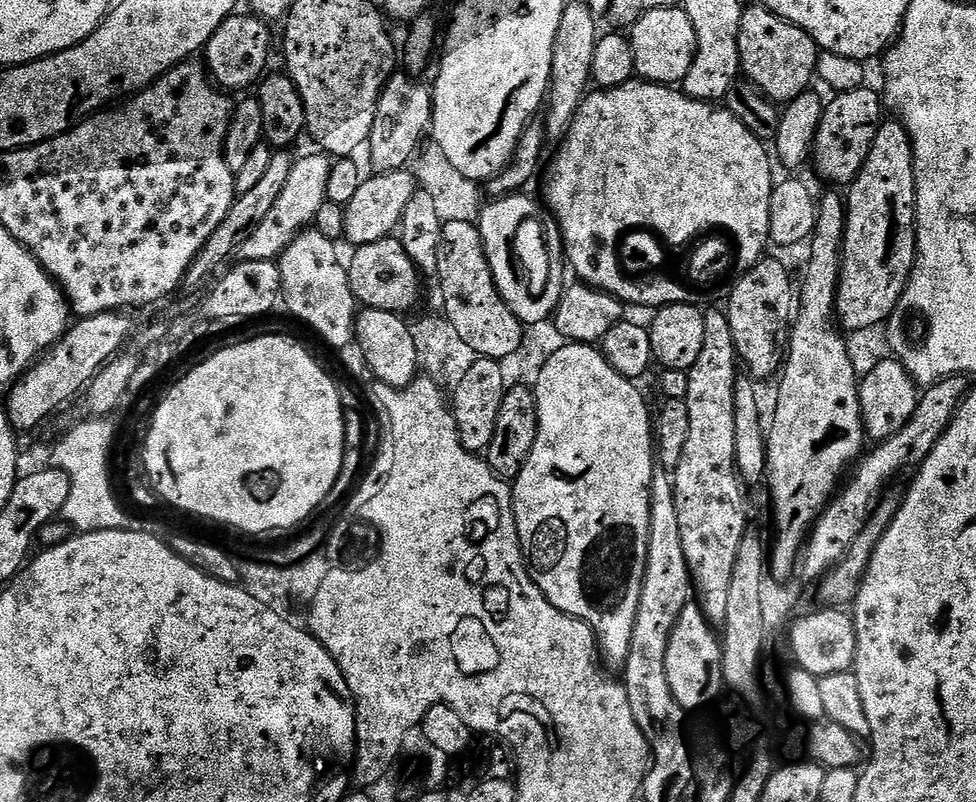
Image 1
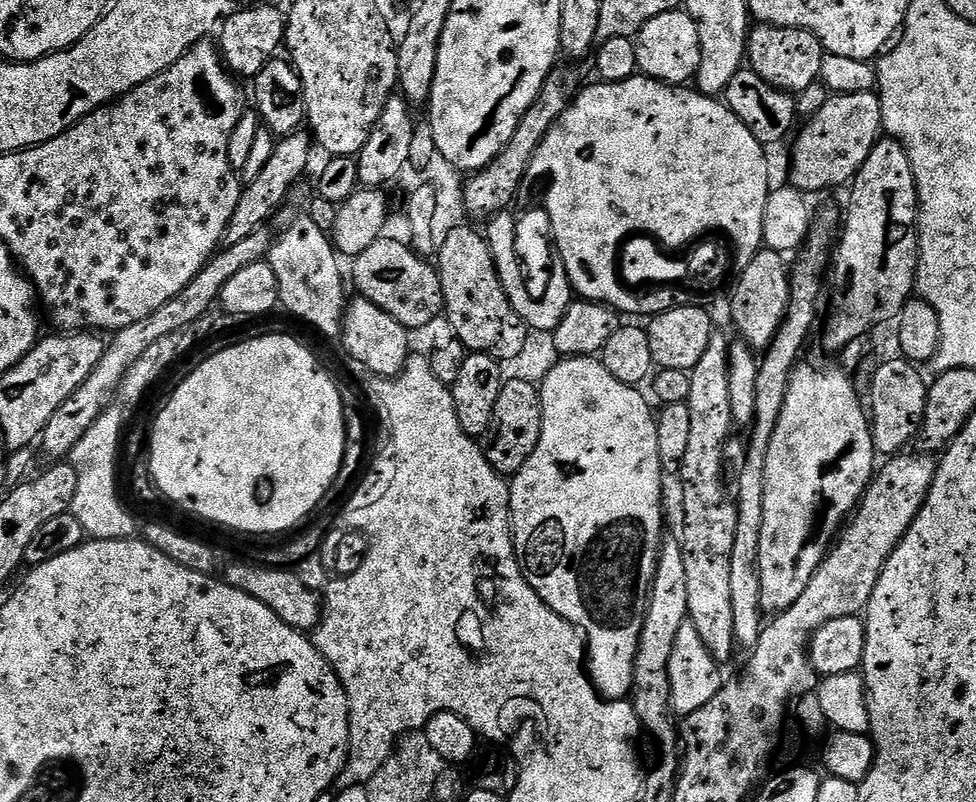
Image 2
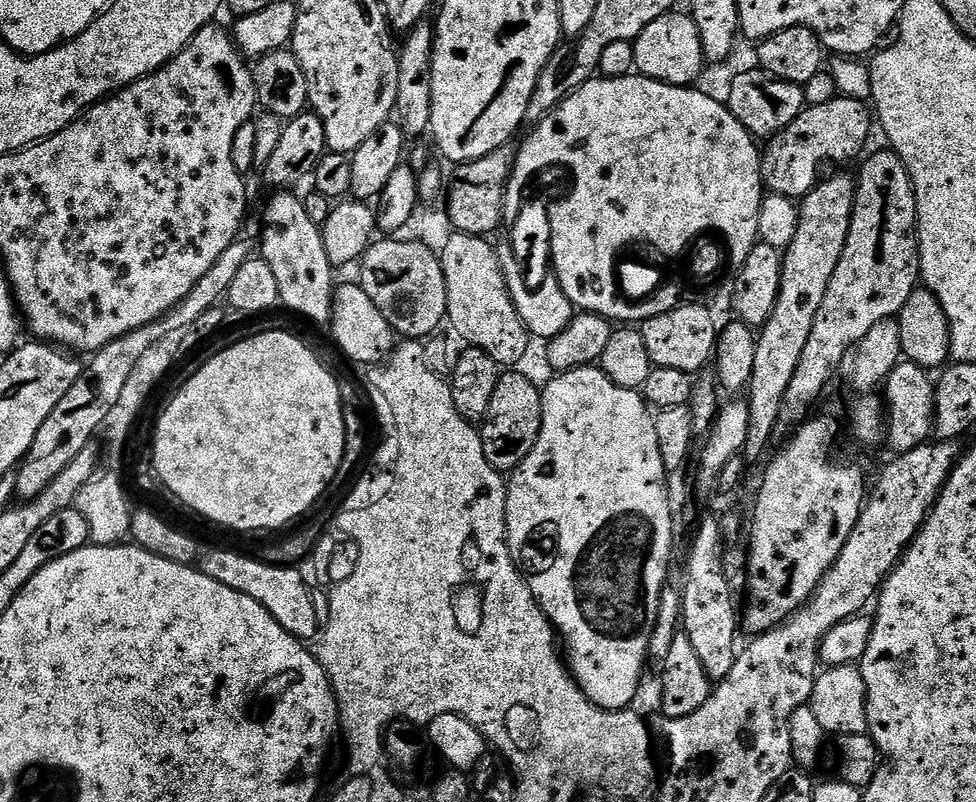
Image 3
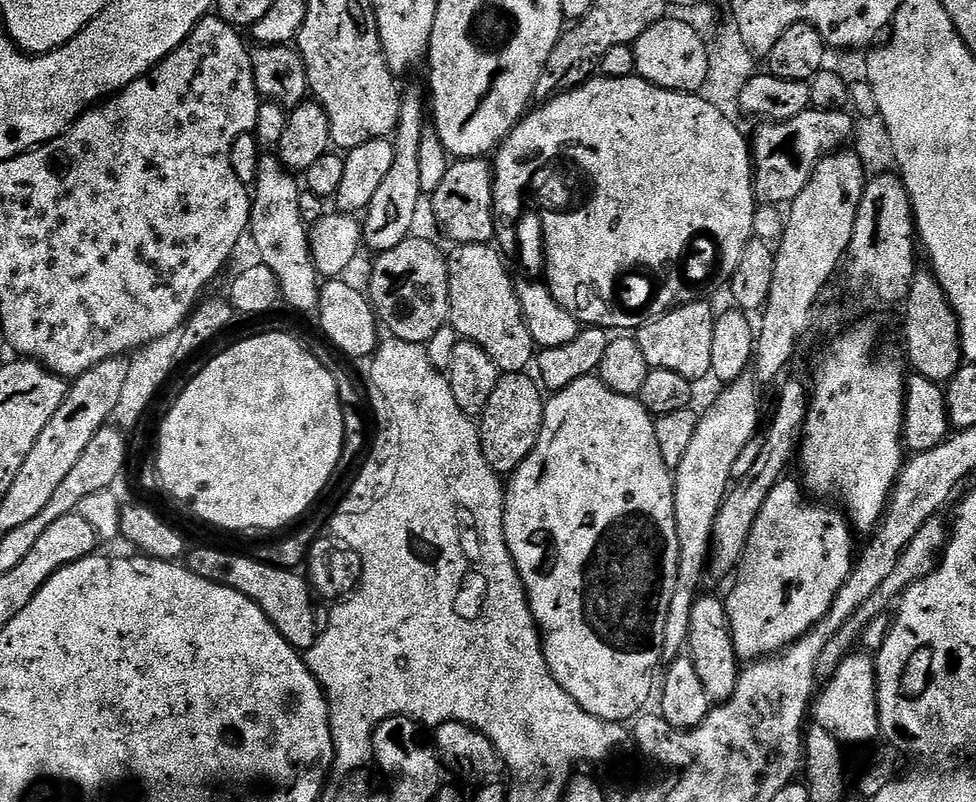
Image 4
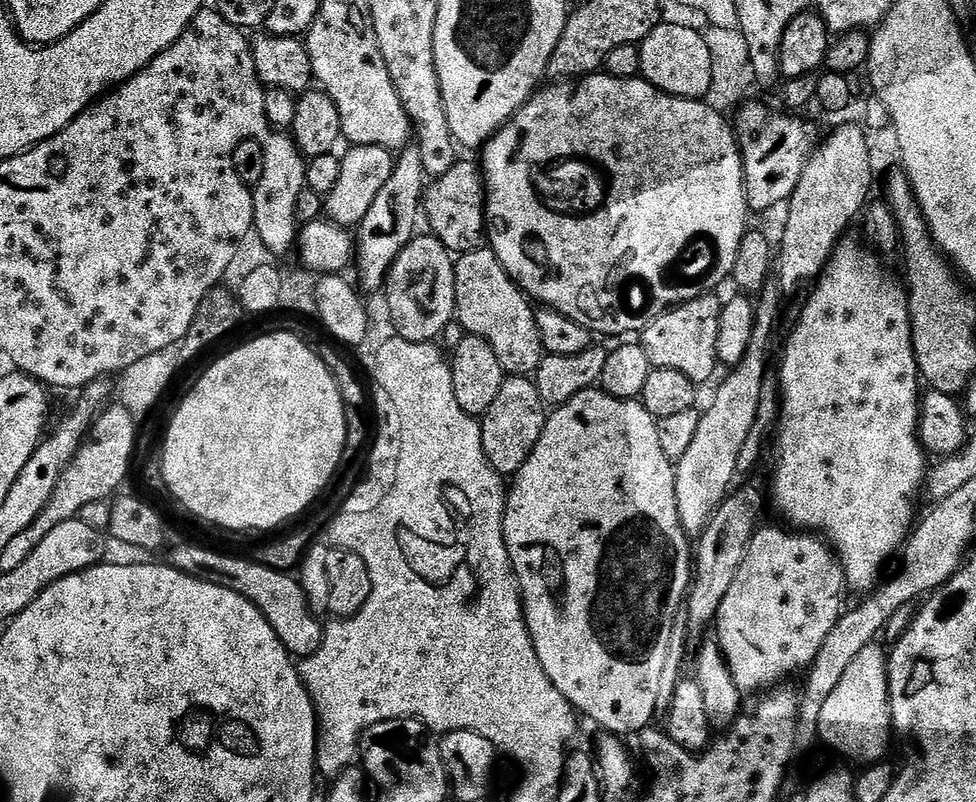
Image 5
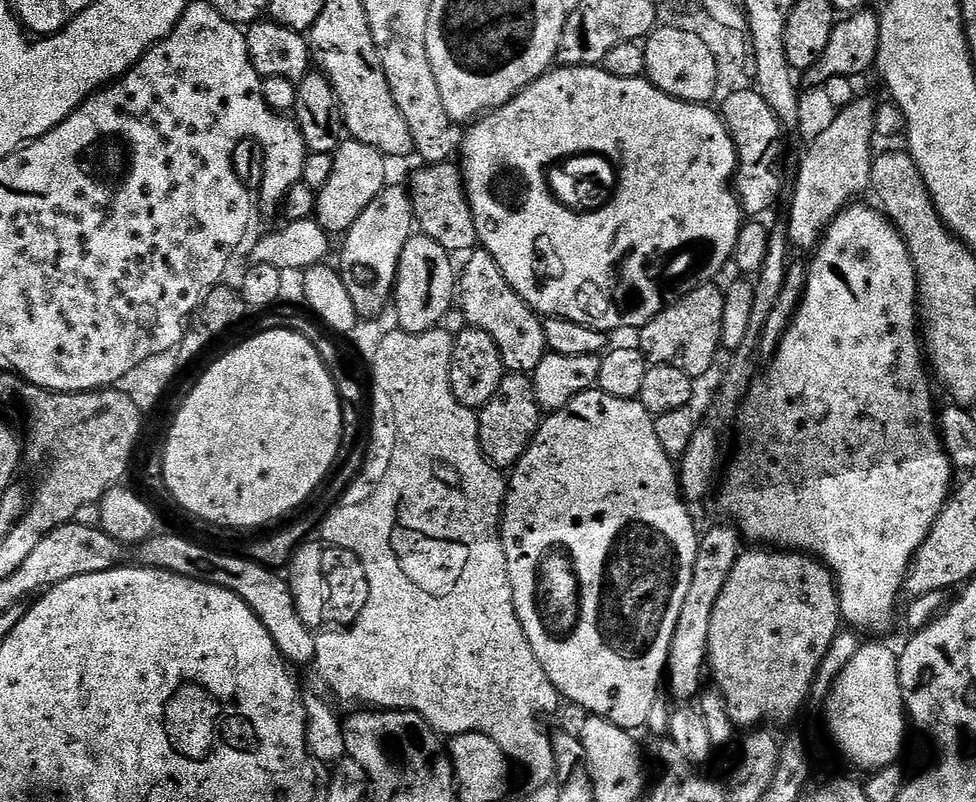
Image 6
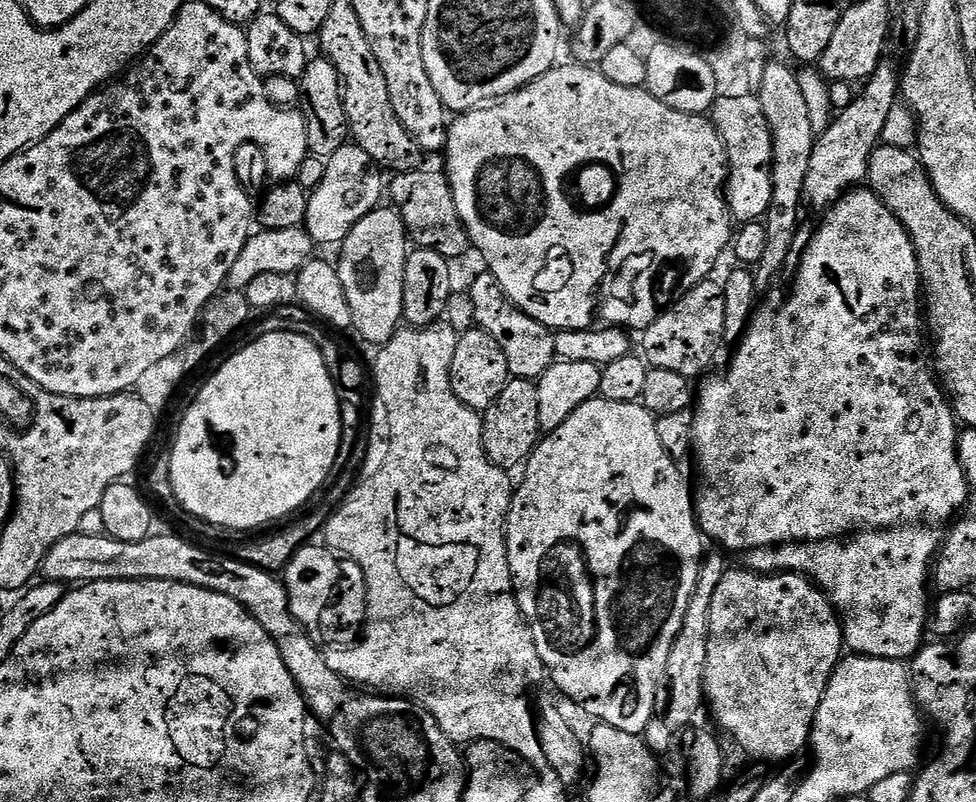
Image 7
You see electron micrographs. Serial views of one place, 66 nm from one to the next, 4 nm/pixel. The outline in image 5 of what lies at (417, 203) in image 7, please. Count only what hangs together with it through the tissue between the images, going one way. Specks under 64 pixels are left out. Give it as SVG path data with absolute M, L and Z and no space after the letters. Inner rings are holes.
M464 158L457 159L446 174L435 177L425 187L422 199L422 216L428 219L431 235L436 236L453 254L472 252L486 240L484 227L484 182L481 169Z

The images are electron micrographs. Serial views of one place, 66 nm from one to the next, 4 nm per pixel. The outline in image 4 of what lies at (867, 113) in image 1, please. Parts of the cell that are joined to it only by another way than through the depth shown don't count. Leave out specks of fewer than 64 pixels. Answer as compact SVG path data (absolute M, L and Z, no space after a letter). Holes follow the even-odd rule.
M808 108L788 121L764 122L750 136L752 154L752 189L757 205L788 206L810 182L816 164L853 139L854 120L839 108Z

